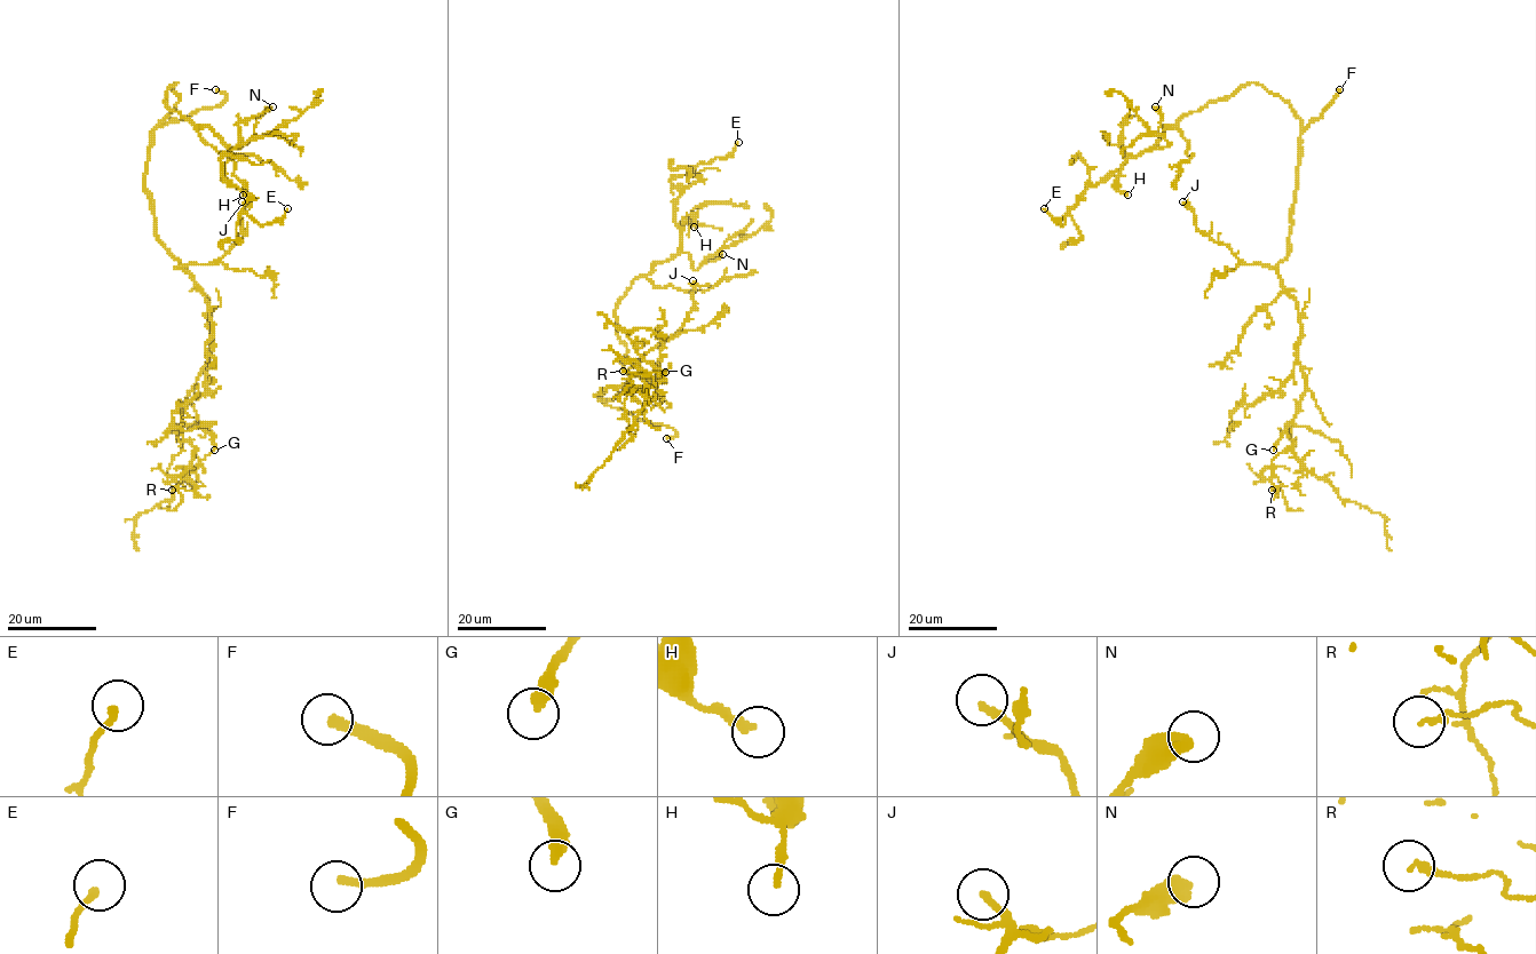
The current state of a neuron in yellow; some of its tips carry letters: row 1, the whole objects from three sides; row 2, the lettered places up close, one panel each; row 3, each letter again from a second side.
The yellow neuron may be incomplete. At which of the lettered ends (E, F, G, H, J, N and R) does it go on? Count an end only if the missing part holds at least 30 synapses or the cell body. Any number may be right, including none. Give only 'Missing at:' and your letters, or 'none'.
Missing at: F, G, J

